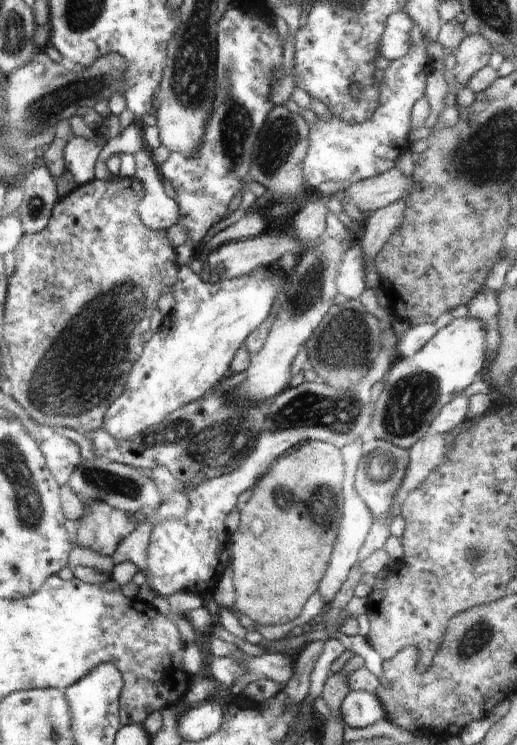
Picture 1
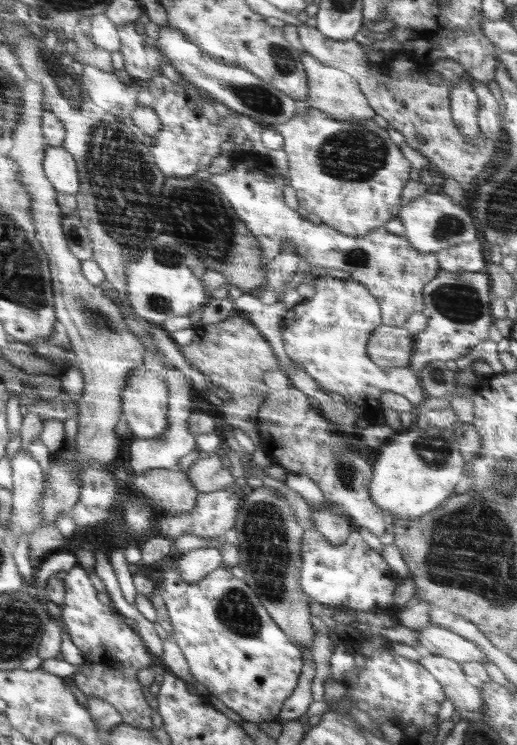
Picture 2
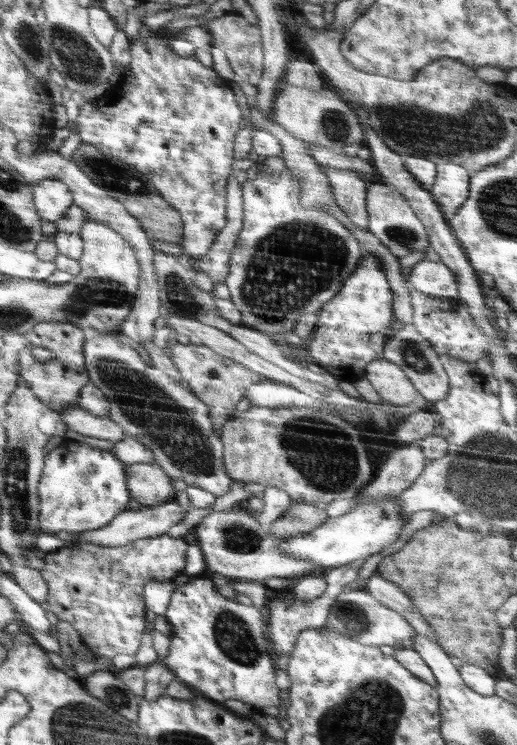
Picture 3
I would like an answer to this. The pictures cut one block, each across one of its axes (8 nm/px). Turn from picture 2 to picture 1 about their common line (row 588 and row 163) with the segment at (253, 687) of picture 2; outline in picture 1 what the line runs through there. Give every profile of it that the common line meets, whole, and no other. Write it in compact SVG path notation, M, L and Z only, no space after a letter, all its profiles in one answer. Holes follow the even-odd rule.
M230 8L217 24L217 60L215 67L215 92L212 114L206 122L206 130L202 138L202 144L198 146L192 156L184 156L178 152L170 152L168 159L162 164L160 175L172 183L176 192L173 200L178 204L180 218L178 224L186 230L186 242L175 248L177 264L189 266L193 258L201 255L203 240L208 230L214 224L221 222L224 214L228 212L228 205L234 196L240 194L240 188L245 186L243 178L248 174L248 168L252 163L252 148L256 142L256 136L260 128L264 126L264 118L274 108L270 102L270 88L274 84L274 70L282 65L283 42L280 42L276 28L271 25L268 14L249 14L240 8Z

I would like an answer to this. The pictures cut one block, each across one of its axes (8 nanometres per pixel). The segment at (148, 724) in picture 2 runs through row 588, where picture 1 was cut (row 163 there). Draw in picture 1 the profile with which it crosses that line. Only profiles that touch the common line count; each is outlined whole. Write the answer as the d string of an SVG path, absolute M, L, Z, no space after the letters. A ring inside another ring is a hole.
M73 135L68 140L63 151L65 170L77 185L84 185L95 179L94 164L106 144L106 140L99 140L96 136L87 140Z

